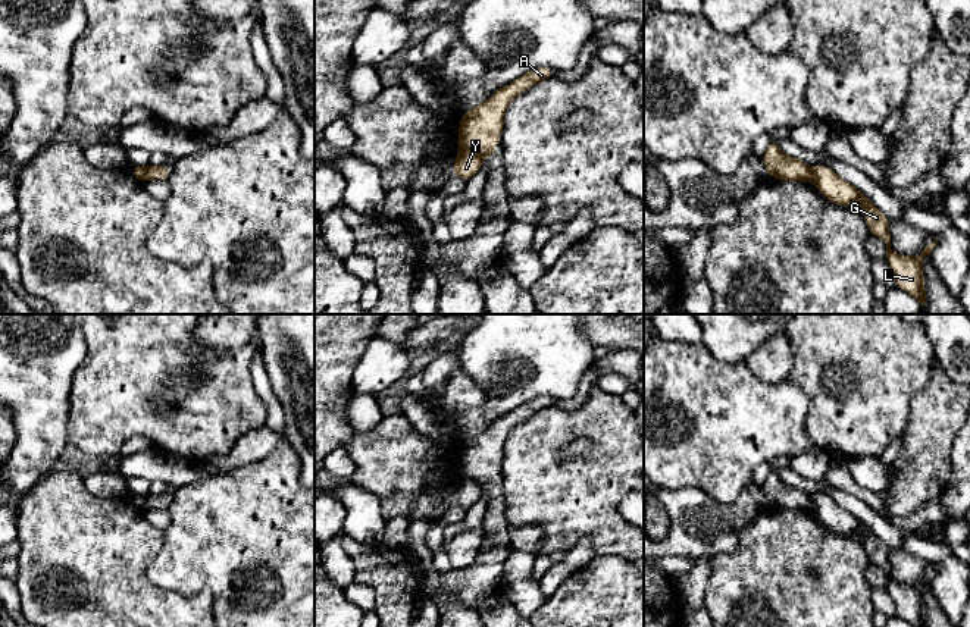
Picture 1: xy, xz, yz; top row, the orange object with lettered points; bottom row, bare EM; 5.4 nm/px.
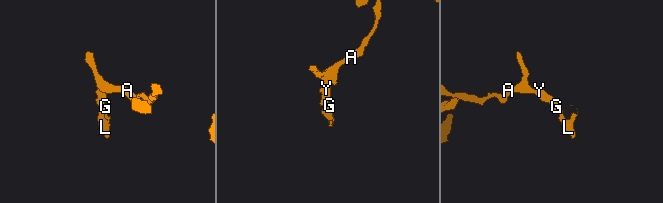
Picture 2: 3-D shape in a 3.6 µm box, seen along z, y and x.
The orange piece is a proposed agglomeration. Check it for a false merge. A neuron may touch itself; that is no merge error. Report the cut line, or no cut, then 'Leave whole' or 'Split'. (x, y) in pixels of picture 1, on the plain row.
Split along xz (462, 476), (469, 476), (481, 488). Split

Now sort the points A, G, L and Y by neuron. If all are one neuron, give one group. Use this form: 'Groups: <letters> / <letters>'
Groups: A / G L Y

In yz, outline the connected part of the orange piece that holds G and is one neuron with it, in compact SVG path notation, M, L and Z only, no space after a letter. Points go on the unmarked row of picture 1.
M813 495L811 511L820 521L836 534L848 536L861 533L864 536L864 549L869 561L879 565L886 573L886 590L891 595L897 615L911 623L914 627L927 627L924 621L924 606L922 590L932 583L936 570L926 574L919 586L905 586L891 577L889 548L855 515L841 508L829 495Z

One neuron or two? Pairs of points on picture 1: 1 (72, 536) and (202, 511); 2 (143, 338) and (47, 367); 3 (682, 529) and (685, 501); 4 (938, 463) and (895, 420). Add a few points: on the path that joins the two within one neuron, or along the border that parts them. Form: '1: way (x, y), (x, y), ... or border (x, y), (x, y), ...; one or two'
1: border (163, 532), (163, 545), (150, 564); two
2: border (83, 329), (85, 357), (74, 373), (71, 388); two
3: way (685, 522), (685, 508); one
4: border (914, 397), (910, 406), (907, 430), (901, 436); two

